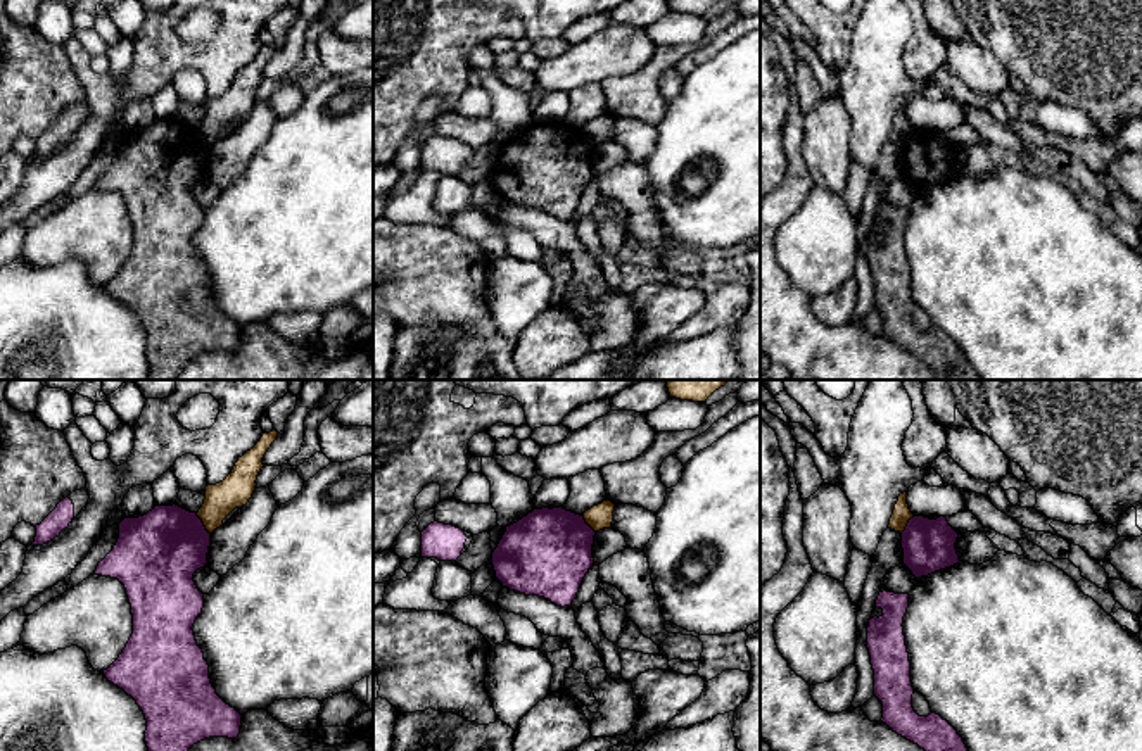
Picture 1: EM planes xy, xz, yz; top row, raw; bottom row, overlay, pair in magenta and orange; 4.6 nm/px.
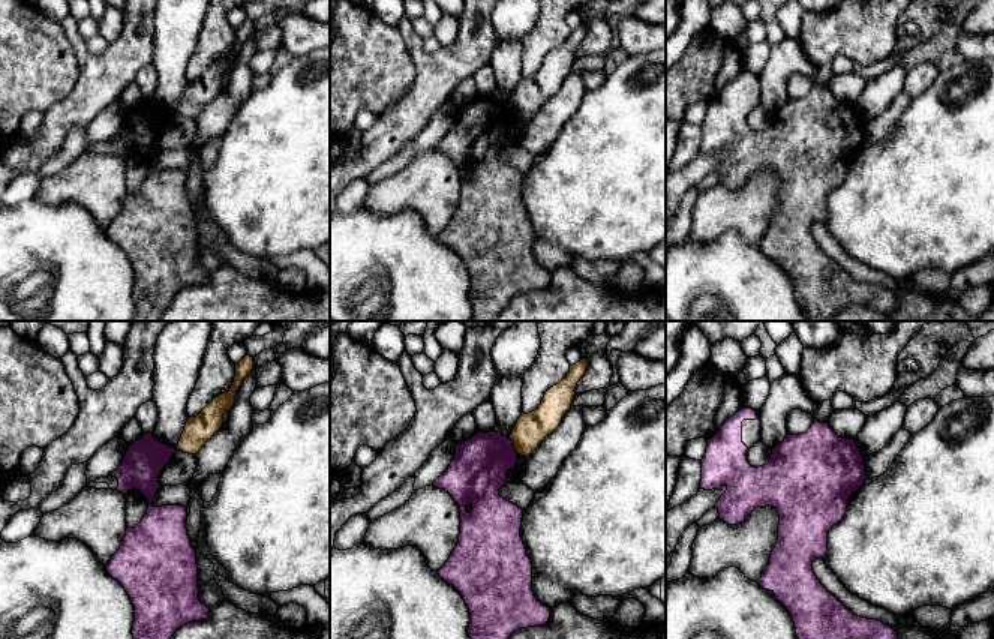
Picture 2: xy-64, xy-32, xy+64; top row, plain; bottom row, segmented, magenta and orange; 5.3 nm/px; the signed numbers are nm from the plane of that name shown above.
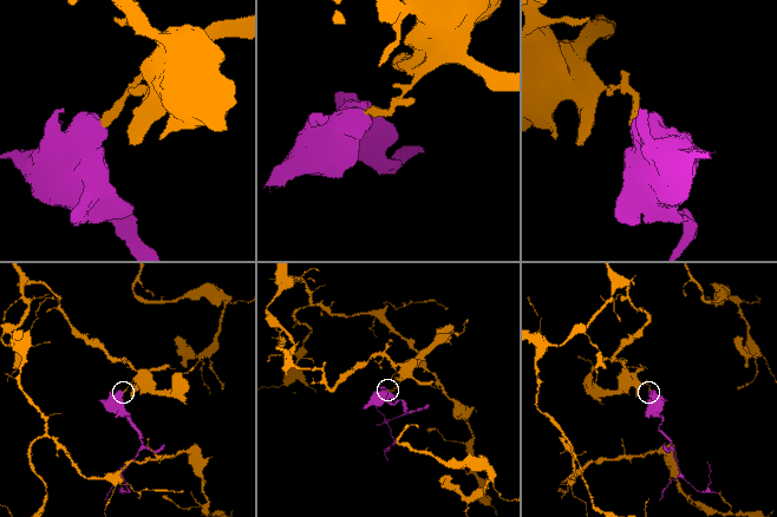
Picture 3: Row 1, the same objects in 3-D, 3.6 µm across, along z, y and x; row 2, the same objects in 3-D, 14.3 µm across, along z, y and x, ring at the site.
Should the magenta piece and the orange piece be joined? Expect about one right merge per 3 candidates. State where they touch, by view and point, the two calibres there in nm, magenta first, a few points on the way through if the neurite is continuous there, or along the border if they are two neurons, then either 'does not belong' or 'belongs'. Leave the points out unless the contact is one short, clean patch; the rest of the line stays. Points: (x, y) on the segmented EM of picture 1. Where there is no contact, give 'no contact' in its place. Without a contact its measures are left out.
xy (203, 523) | 380/150 nm | along xy (196, 513), (209, 534) | does not belong

